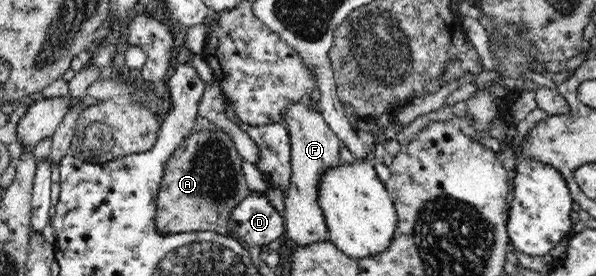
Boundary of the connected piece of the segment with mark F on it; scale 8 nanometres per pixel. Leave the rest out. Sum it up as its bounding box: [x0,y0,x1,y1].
[283,103,347,247]

